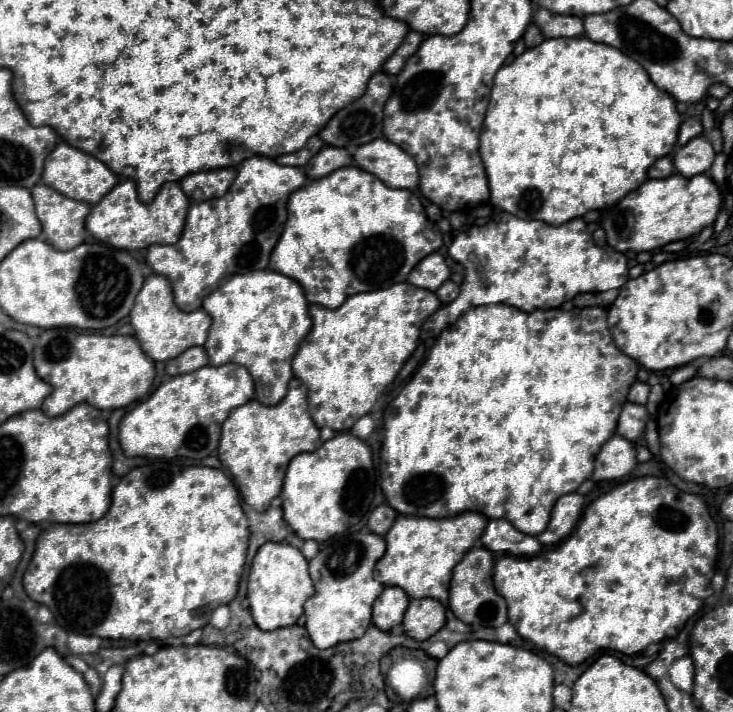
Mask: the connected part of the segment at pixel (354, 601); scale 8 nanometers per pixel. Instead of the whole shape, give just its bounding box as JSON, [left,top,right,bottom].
[305,531,387,649]

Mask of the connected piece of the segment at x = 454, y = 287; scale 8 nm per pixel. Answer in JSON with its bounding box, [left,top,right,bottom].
[435,279,459,303]

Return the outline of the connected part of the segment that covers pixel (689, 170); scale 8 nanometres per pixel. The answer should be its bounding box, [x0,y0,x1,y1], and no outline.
[673,135,715,177]

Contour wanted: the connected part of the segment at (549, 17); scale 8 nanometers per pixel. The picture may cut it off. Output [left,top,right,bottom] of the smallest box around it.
[535,9,585,37]

